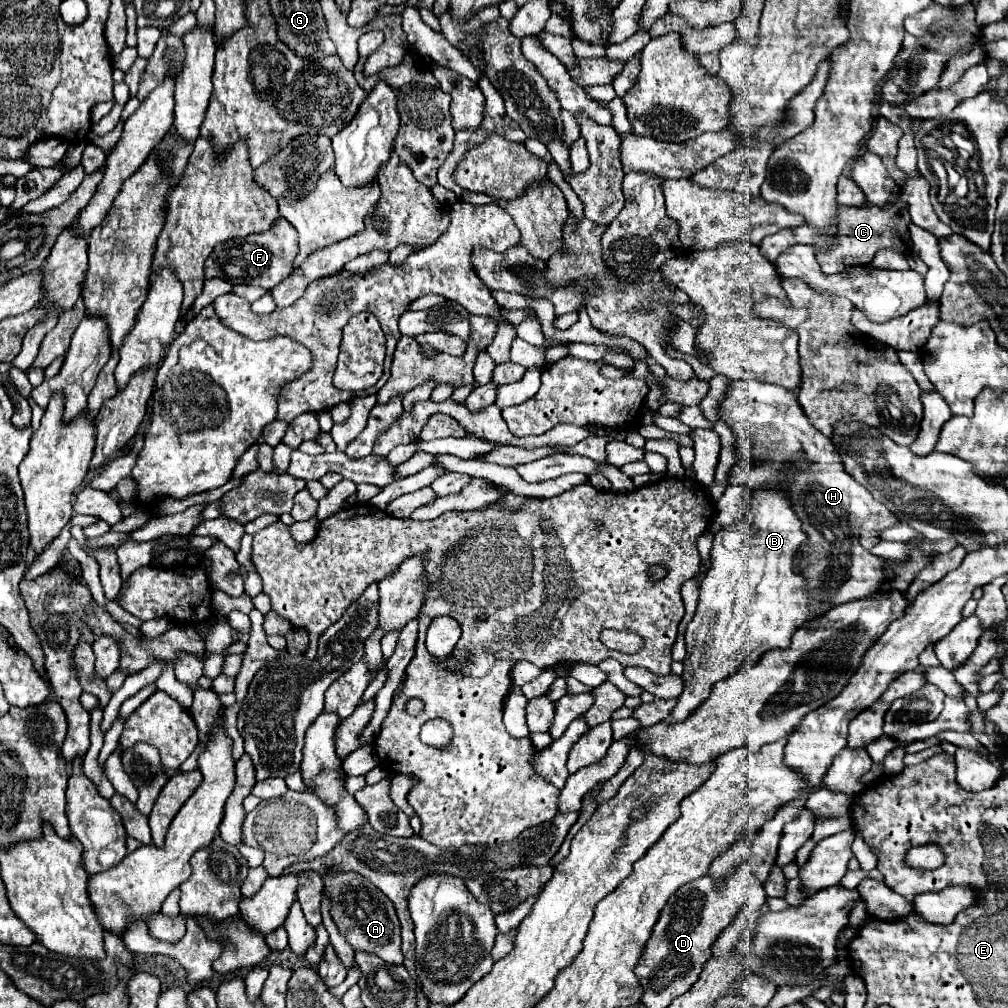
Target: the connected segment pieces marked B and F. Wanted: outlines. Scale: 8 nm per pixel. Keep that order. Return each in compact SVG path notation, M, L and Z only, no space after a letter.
M753 490L753 522L741 522L731 528L723 528L713 538L711 548L711 560L713 566L707 572L703 584L701 584L701 596L697 604L695 618L687 626L685 632L685 644L687 644L687 656L683 658L683 674L685 688L679 696L677 708L669 714L665 720L671 722L683 722L693 710L697 710L711 694L713 686L729 678L737 666L745 664L757 664L757 660L773 650L773 648L789 648L793 632L809 620L809 596L805 590L805 578L797 576L793 570L797 546L805 542L805 532L801 530L801 520L791 510L791 504L787 500L787 494L781 490Z
M285 218L263 234L251 234L247 238L235 238L223 244L217 244L205 264L205 278L221 278L229 284L253 284L271 290L281 280L293 272L293 260L297 256L297 232Z

